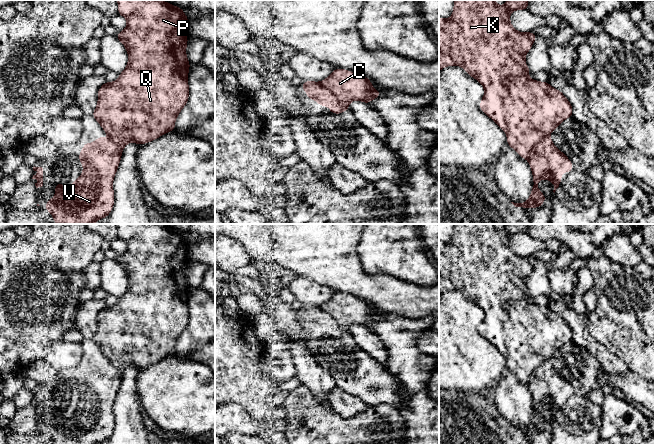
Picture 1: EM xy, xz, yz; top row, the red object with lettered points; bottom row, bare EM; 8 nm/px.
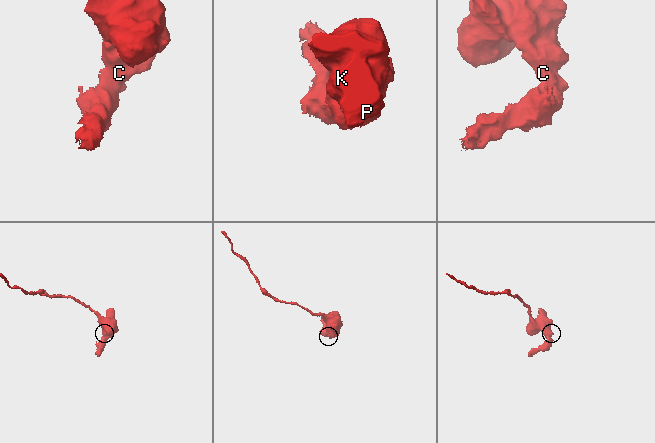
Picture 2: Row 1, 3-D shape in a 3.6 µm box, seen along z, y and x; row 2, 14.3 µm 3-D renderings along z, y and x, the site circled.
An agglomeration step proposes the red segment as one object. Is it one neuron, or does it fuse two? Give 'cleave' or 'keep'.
cleave

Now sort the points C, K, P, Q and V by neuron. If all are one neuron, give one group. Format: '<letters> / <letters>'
C K P Q / V

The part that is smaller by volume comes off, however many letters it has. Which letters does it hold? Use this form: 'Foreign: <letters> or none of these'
Foreign: V

